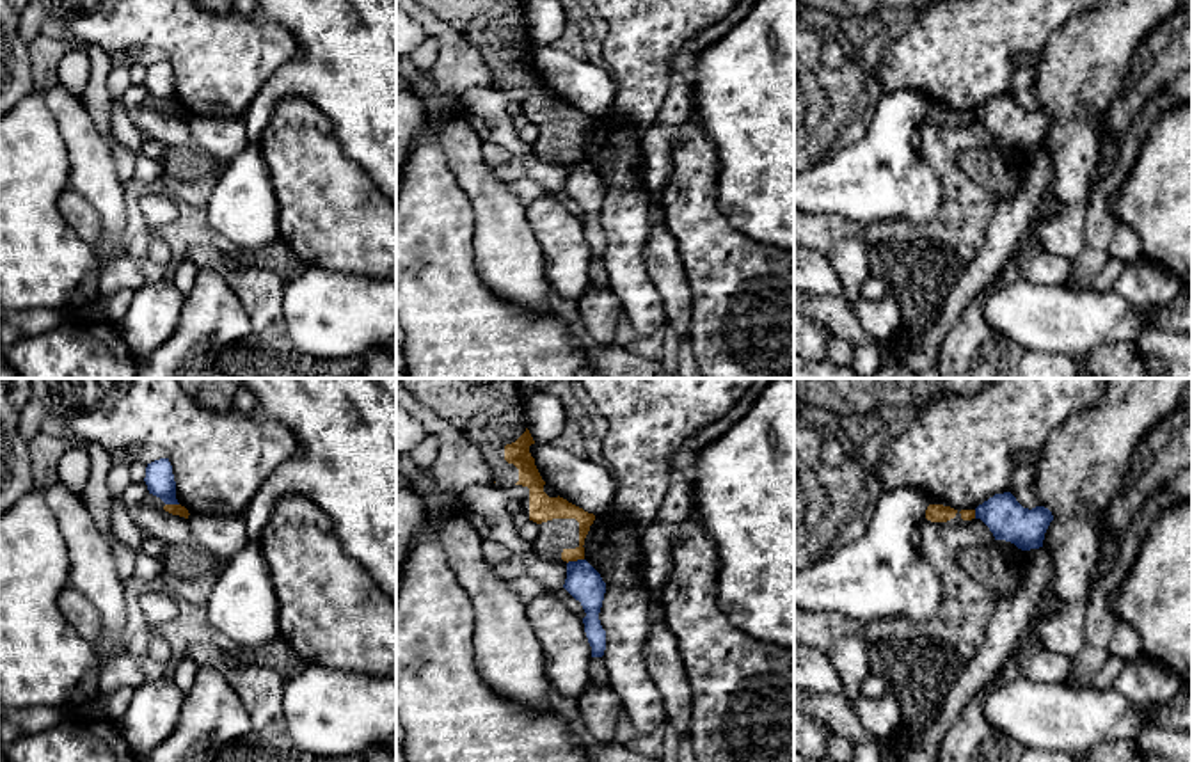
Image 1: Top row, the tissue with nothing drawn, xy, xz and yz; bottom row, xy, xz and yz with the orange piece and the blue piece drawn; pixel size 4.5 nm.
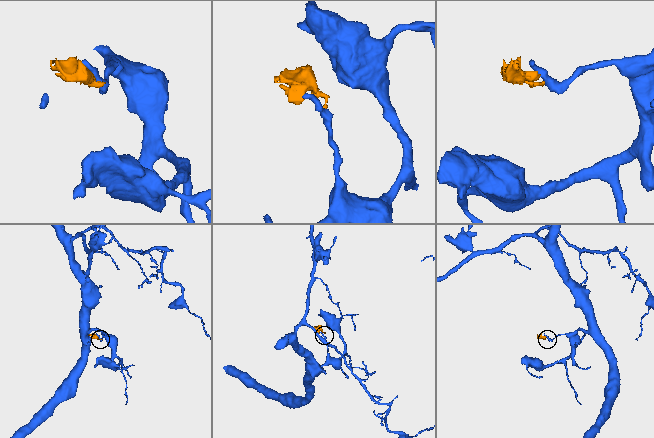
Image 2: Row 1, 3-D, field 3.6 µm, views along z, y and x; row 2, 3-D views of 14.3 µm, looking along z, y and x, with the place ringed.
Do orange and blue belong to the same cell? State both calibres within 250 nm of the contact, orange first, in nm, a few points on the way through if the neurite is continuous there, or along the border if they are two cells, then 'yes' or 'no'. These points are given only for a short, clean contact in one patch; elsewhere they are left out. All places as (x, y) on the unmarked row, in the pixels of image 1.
100/160 nm | along xz (583, 160), (567, 166) | no

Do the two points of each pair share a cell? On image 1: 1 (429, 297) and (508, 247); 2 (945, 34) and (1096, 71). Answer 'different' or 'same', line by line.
1: different
2: different

